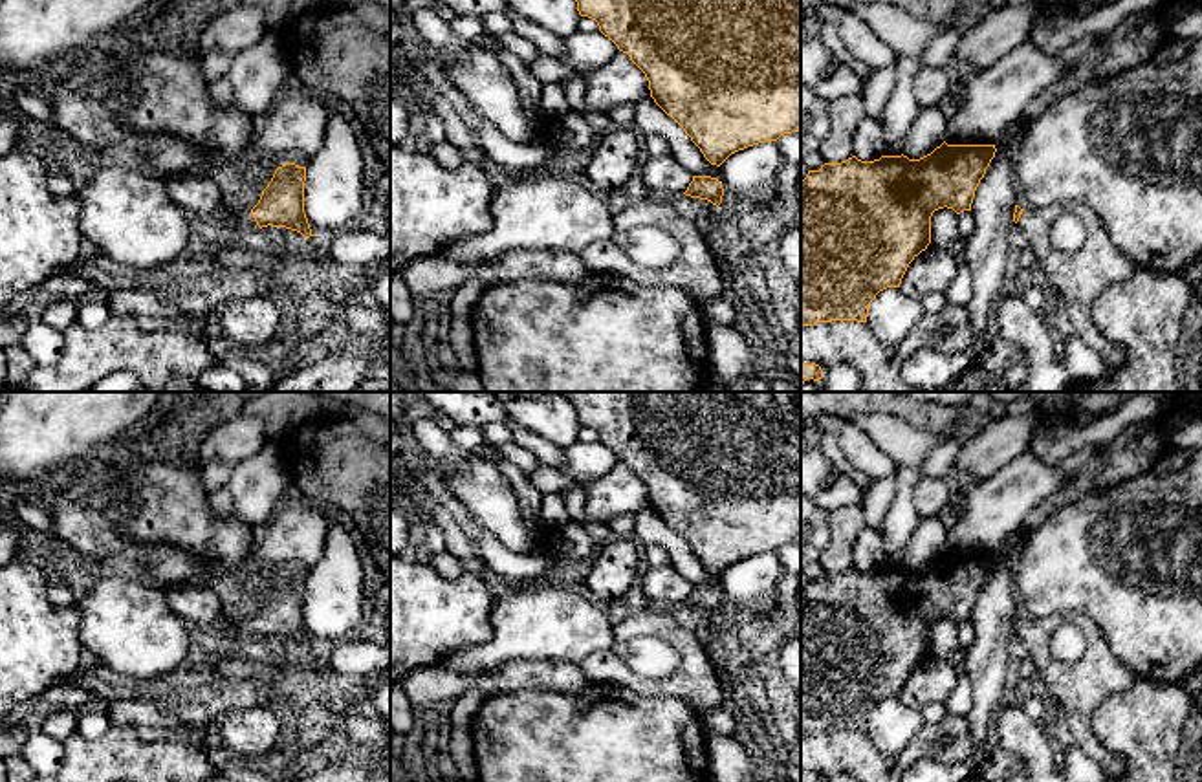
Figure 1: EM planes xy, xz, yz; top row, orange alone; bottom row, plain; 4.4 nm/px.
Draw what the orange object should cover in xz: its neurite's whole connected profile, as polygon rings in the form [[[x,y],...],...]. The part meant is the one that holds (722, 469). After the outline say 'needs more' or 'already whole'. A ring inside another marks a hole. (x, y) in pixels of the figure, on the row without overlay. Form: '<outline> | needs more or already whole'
[[[563,392],[575,407],[577,421],[597,432],[619,462],[645,483],[650,507],[671,526],[700,559],[704,568],[720,577],[731,564],[748,557],[777,551],[784,544],[801,544],[801,392]]] | already whole

